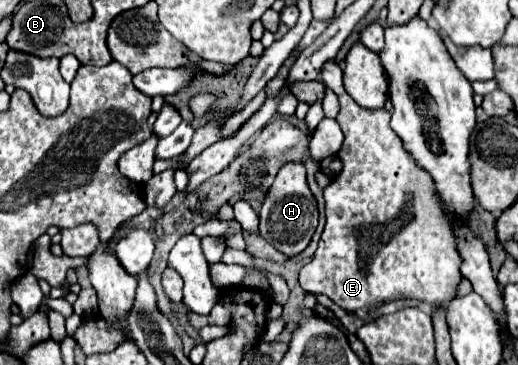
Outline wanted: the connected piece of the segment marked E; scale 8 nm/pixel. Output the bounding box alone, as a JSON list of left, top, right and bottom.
[308,60,462,310]

